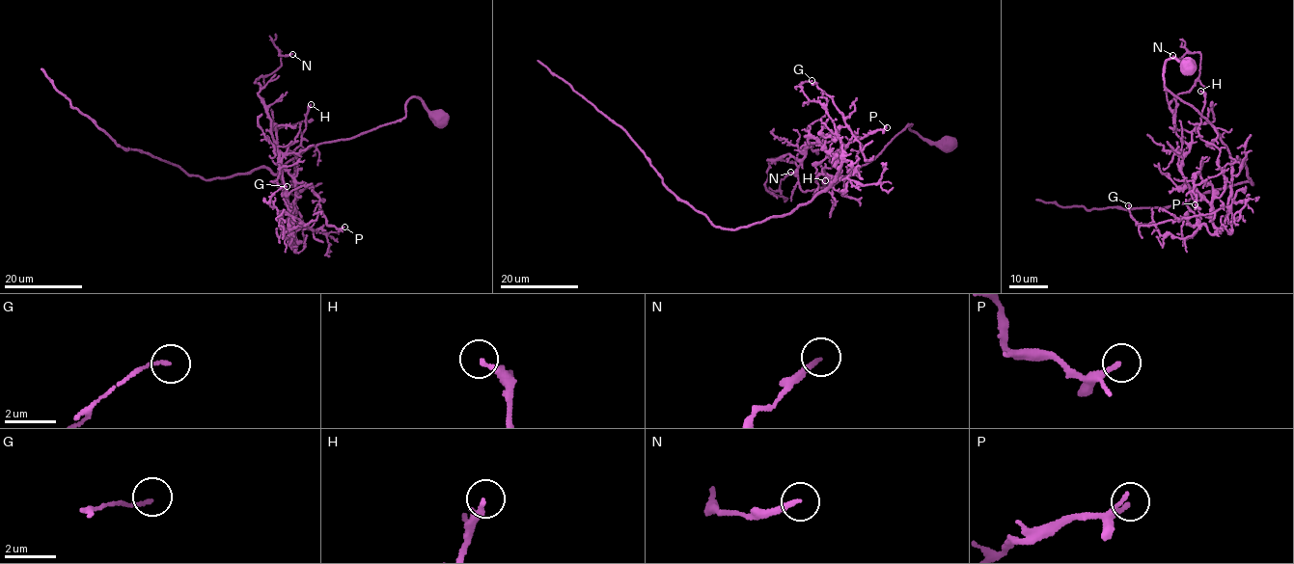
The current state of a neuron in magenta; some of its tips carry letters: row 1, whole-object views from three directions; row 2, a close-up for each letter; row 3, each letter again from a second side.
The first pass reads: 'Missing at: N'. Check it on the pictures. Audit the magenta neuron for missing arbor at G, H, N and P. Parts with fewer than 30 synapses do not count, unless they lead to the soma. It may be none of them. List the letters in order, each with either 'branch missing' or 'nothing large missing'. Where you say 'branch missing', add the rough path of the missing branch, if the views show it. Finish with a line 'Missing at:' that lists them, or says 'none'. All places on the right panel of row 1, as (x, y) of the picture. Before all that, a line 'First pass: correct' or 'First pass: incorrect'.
First pass: incorrect
G: nothing large missing
H: nothing large missing
N: nothing large missing
P: nothing large missing
Missing at: none

